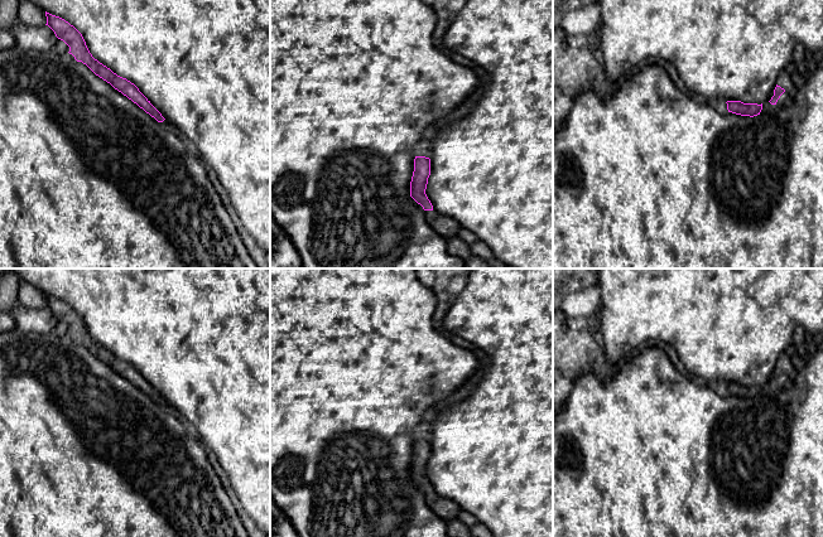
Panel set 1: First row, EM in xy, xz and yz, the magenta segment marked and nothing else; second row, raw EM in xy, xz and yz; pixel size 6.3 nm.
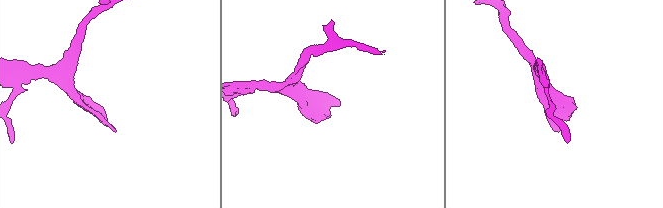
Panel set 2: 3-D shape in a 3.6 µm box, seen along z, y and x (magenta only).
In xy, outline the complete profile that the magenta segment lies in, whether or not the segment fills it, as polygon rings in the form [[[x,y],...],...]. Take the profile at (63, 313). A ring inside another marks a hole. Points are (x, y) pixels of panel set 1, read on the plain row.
[[[47,294],[45,299],[45,308],[48,308],[54,314],[58,321],[63,323],[69,329],[68,335],[72,337],[77,344],[86,347],[96,358],[110,366],[115,372],[136,386],[158,405],[163,405],[165,402],[134,366],[117,358],[110,350],[92,339],[82,316],[73,308],[71,308],[64,301],[52,297]]]

